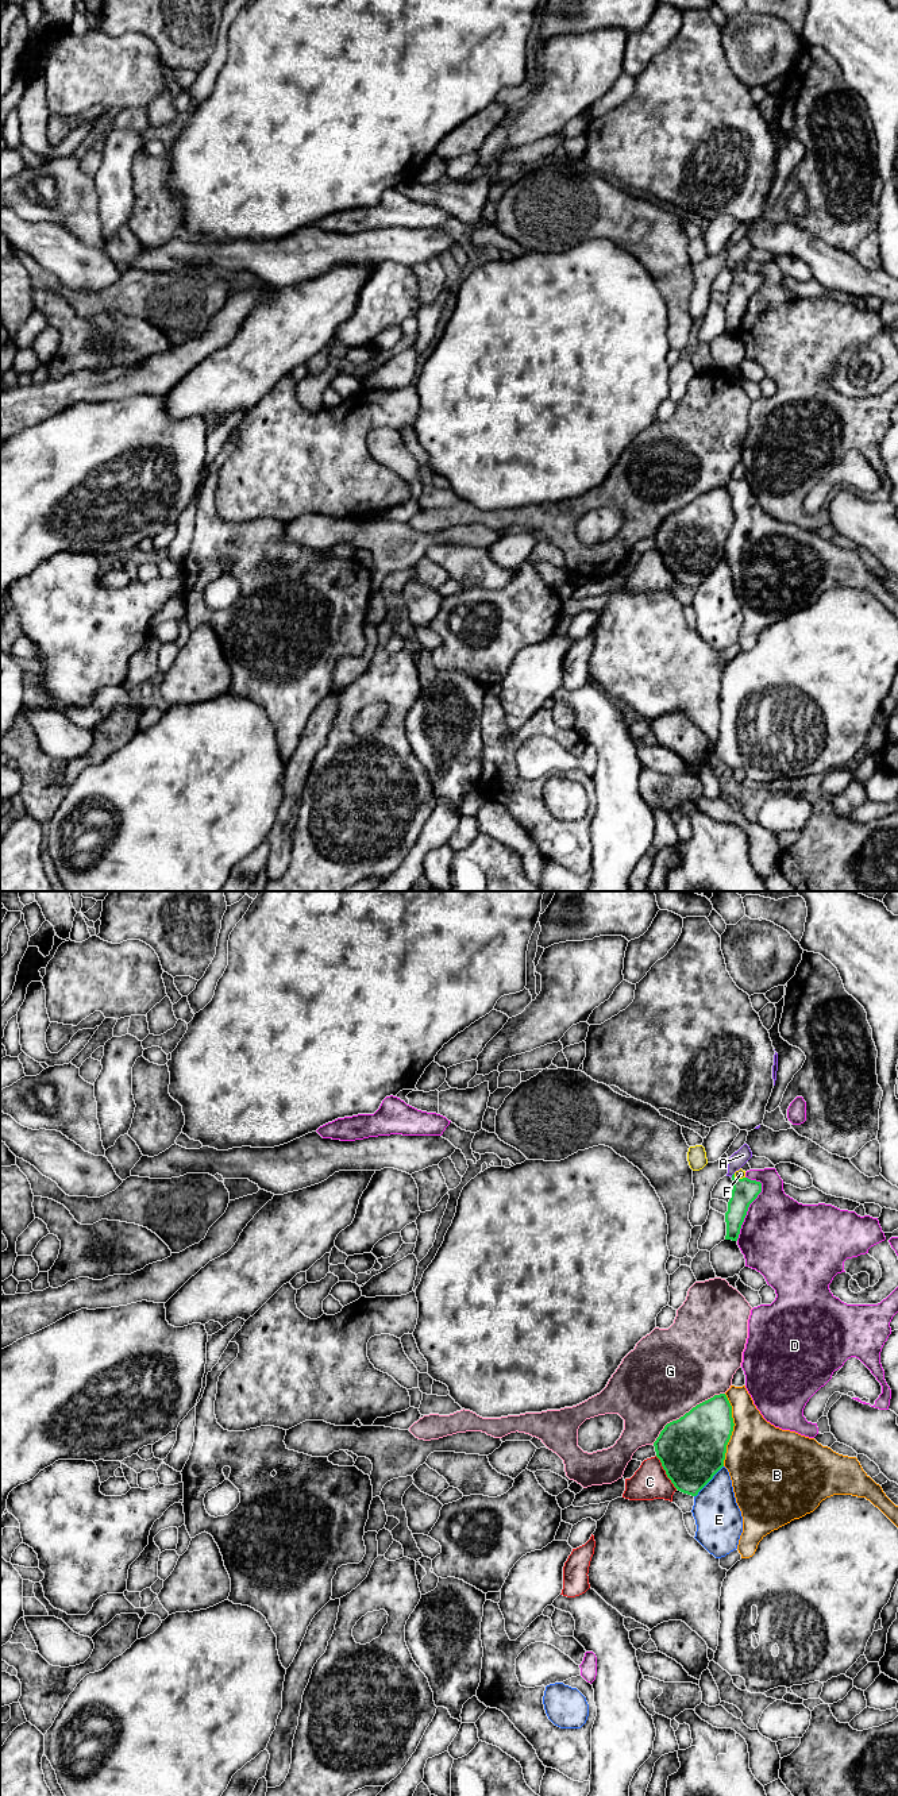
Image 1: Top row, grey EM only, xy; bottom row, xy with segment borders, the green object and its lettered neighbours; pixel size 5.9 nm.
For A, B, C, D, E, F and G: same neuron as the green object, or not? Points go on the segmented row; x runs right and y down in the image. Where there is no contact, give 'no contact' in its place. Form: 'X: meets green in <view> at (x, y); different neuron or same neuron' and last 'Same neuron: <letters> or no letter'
A: meets green in xy at (732, 1175); same neuron
B: meets green in xy at (732, 1430); different neuron
C: meets green in xy at (666, 1472); different neuron
D: meets green in xy at (750, 1203); different neuron
E: meets green in xy at (709, 1480); different neuron
F: meets green in xy at (739, 1179); different neuron
G: meets green in xy at (686, 1413); different neuron
Same neuron: A

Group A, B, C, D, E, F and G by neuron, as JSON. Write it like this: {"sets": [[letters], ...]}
{"sets": [["A"], ["B"], ["C"], ["D"], ["E"], ["F"], ["G"]]}

